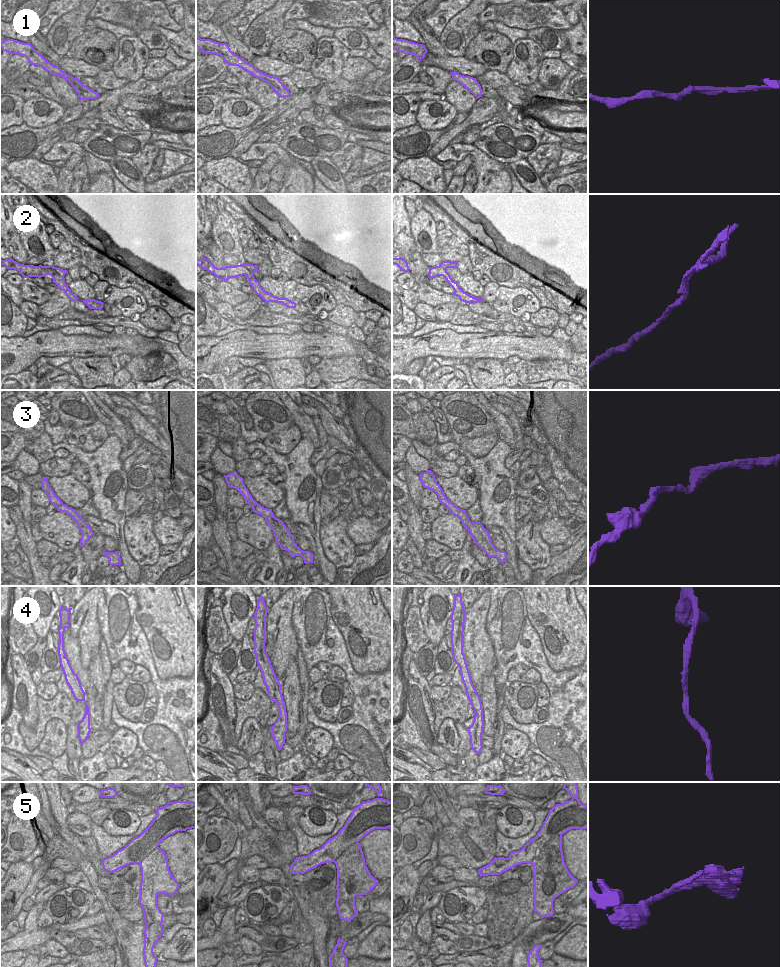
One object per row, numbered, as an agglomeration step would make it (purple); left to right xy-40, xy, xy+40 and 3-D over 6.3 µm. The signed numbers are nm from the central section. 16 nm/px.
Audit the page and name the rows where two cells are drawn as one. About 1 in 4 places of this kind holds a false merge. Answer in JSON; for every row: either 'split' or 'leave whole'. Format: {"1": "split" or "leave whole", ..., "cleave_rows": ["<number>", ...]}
{"1": "leave whole", "2": "leave whole", "3": "leave whole", "4": "leave whole", "5": "split", "cleave_rows": ["5"]}

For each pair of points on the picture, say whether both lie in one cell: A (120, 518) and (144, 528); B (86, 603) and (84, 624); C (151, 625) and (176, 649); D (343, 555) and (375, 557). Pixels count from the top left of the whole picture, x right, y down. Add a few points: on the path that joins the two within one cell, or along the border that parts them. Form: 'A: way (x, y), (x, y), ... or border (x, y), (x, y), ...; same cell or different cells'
A: border (126, 518), (124, 525), (125, 544); different cells
B: way (87, 608), (89, 611), (85, 619); same cell
C: way (158, 628), (172, 642); same cell
D: border (356, 556), (349, 566), (340, 566), (337, 569); different cells

